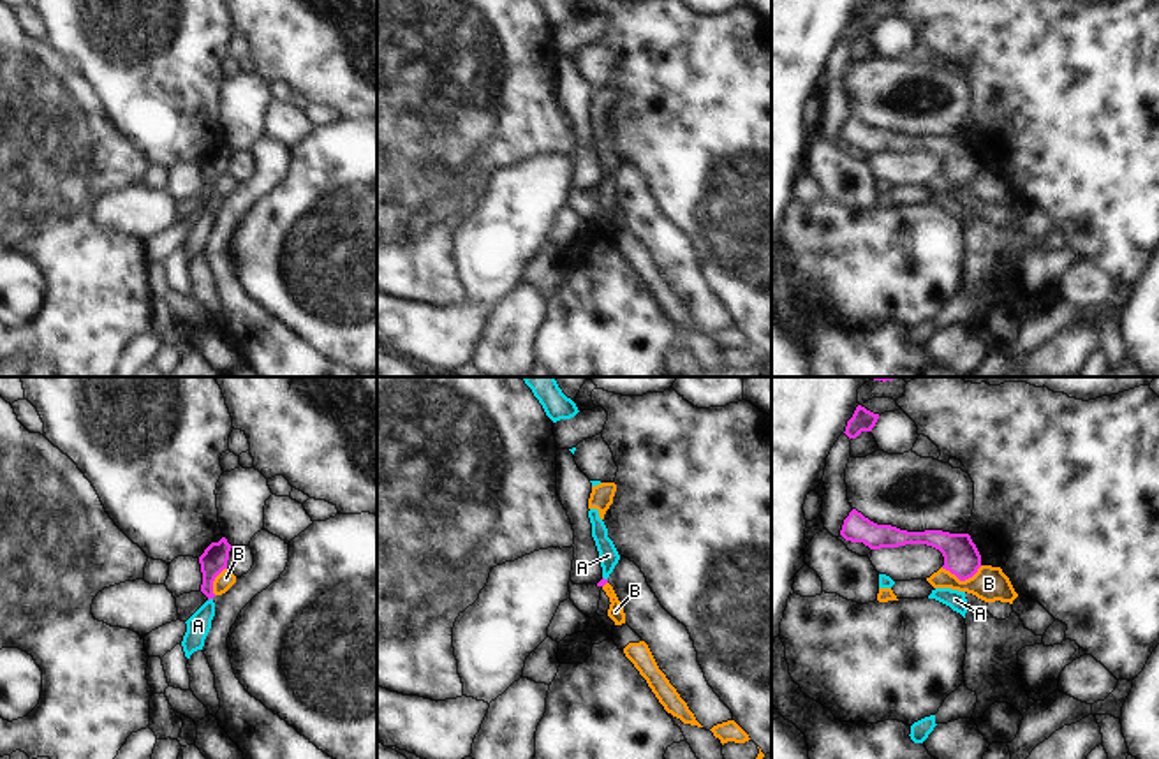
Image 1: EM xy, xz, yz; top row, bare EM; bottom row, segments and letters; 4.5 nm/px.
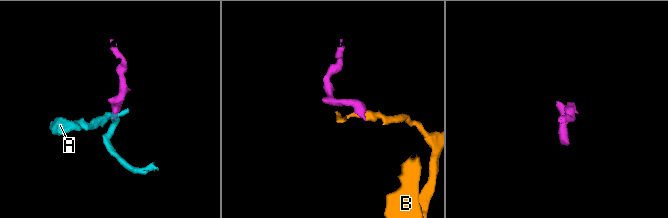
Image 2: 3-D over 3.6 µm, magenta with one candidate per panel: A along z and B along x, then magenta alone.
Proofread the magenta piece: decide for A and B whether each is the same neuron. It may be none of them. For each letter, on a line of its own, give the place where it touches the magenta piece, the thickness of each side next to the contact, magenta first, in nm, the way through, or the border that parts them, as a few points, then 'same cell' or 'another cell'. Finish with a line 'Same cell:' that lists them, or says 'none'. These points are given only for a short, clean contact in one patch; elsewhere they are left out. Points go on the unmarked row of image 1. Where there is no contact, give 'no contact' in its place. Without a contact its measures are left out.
A: xy (210, 203) | 120/110 nm | along xy (212, 203), (208, 206) | another cell
B: yz (960, 185) | 160/160 nm | along yz (981, 171), (964, 185), (941, 173) | another cell
Same cell: none

